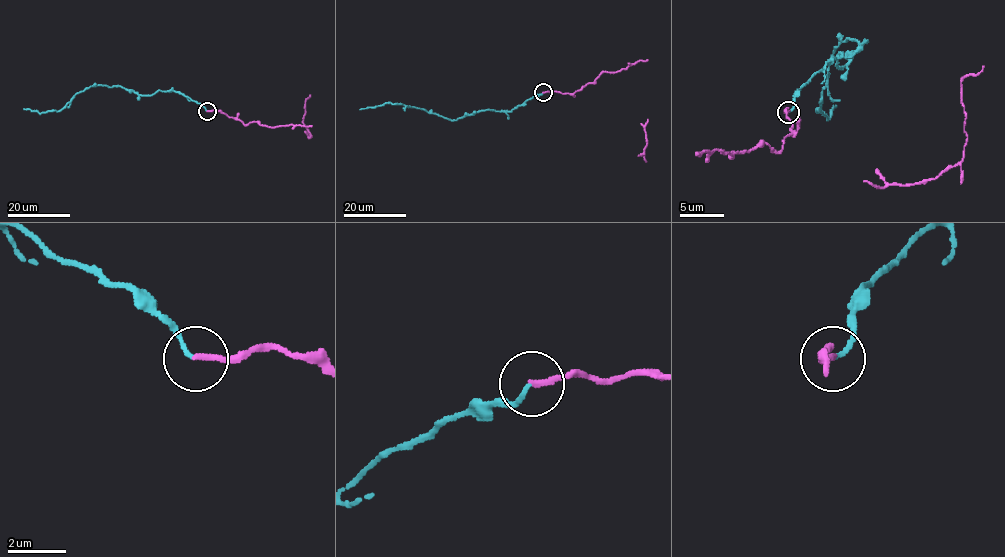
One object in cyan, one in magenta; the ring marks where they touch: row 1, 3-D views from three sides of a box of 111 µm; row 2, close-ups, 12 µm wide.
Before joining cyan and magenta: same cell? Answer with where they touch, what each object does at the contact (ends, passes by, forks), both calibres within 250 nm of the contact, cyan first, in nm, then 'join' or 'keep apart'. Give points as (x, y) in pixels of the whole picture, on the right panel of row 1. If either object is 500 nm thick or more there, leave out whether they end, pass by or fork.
place (788, 112); cyan ends; magenta ends; calibres 140 and 240 nm; join

